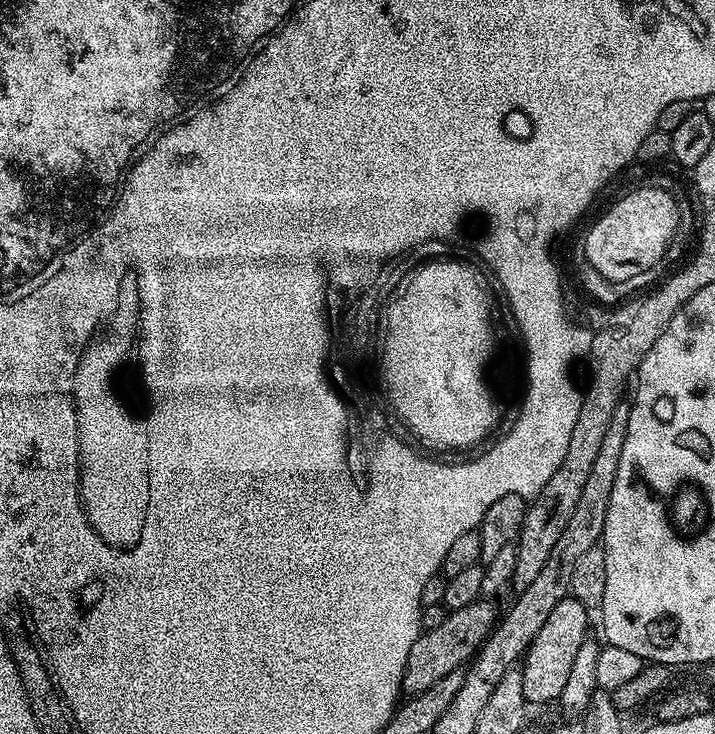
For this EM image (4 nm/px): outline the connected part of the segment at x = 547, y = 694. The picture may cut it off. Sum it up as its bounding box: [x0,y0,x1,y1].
[522,594,590,705]

